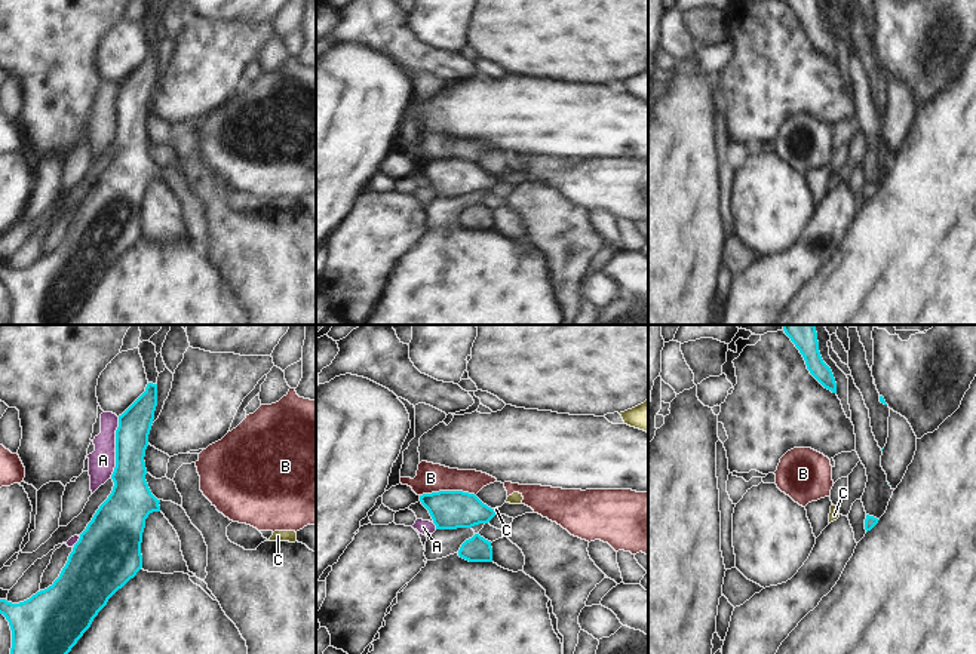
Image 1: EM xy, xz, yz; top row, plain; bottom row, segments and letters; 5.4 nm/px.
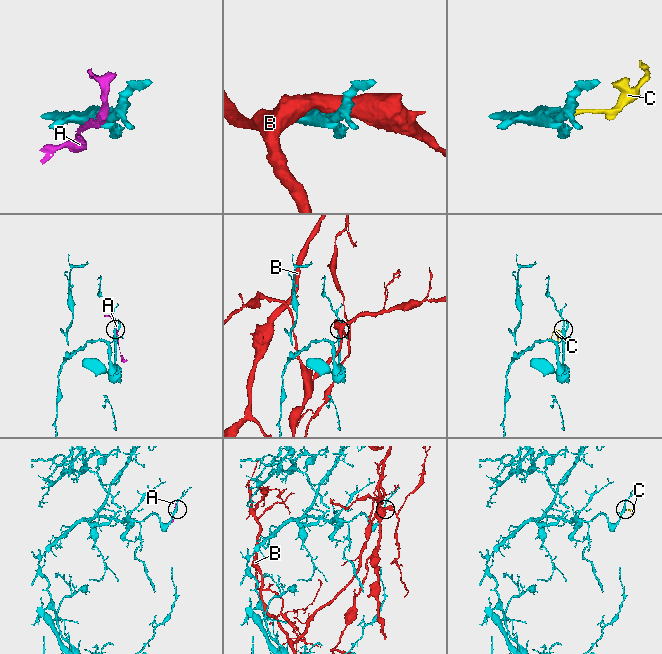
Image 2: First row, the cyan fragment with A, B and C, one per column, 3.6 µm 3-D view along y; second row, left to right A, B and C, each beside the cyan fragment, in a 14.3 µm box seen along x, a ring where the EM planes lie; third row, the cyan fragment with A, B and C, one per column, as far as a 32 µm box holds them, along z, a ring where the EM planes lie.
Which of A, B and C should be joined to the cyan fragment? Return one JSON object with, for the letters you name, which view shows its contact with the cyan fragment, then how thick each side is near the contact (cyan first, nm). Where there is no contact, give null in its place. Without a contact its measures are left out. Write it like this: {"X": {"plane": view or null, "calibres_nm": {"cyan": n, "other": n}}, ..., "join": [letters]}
{"C": {"plane": "xz", "calibres_nm": {"cyan": 200, "other": 20}}, "join": ["C"]}

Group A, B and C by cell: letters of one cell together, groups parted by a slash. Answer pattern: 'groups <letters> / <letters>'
groups A / B / C

